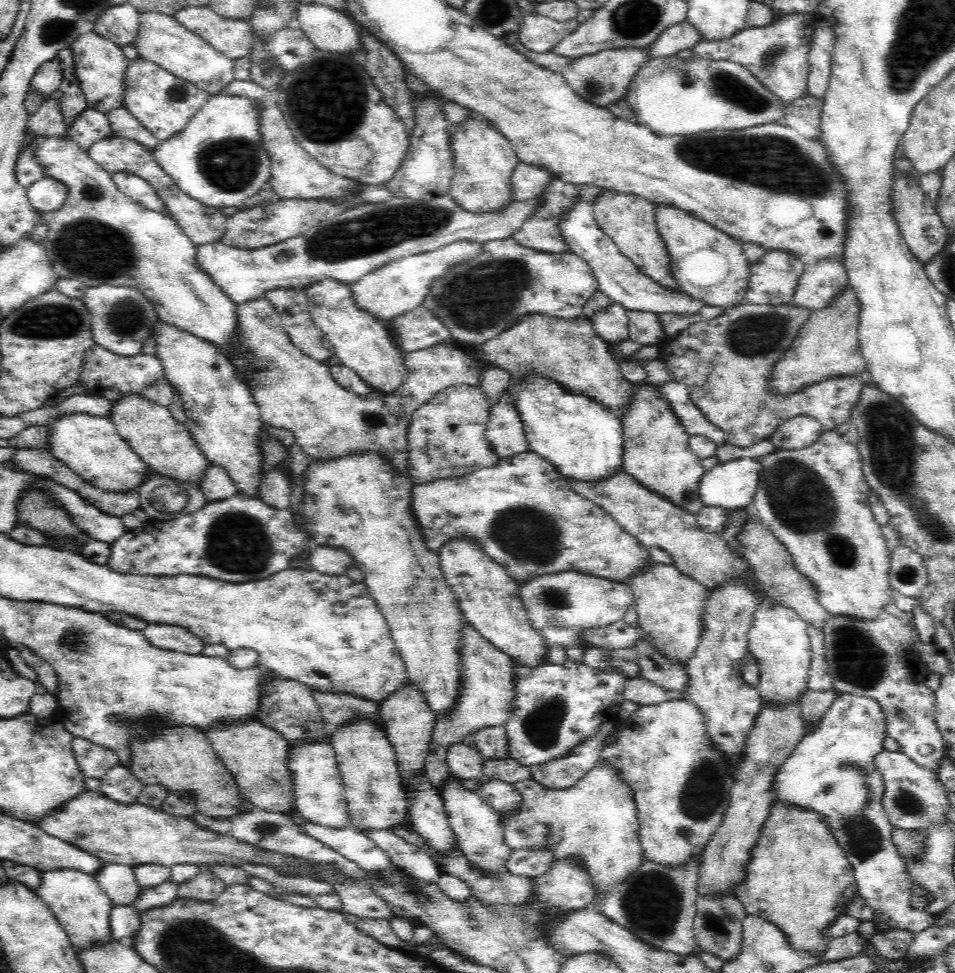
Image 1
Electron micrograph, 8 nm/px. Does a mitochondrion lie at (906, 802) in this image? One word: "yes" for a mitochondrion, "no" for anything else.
yes

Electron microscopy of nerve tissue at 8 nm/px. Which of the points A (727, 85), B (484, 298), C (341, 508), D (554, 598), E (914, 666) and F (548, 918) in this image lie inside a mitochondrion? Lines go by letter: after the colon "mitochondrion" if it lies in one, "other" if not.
A: mitochondrion
B: mitochondrion
C: mitochondrion
D: mitochondrion
E: other
F: other

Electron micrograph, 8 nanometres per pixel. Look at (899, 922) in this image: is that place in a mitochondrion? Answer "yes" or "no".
no

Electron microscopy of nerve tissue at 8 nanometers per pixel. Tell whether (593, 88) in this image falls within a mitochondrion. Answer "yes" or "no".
yes

